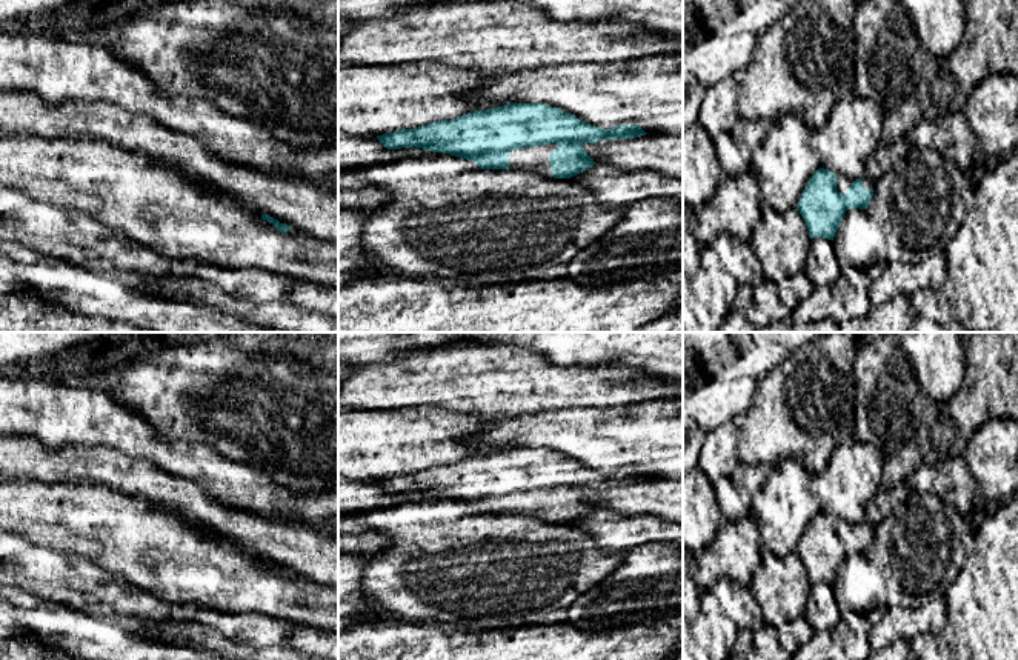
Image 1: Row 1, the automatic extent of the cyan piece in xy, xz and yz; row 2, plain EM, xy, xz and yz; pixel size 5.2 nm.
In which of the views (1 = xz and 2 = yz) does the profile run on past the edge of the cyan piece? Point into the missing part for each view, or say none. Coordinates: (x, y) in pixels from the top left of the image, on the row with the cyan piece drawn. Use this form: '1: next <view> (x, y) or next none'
1: next xz (535, 159)
2: next yz (843, 182)

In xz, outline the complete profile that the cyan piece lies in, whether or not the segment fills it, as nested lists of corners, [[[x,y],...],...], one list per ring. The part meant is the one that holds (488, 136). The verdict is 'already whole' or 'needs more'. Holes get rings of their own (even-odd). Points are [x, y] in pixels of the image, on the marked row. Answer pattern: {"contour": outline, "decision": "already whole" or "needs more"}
{"contour": [[[507,103],[377,138],[388,149],[417,146],[423,151],[474,160],[481,169],[571,178],[597,165],[586,154],[584,143],[646,134],[637,125],[597,128],[549,105]]], "decision": "needs more"}

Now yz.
{"contour": [[[824,168],[817,169],[797,205],[809,229],[809,237],[833,240],[847,209],[867,209],[873,186],[866,174],[852,178]]], "decision": "needs more"}

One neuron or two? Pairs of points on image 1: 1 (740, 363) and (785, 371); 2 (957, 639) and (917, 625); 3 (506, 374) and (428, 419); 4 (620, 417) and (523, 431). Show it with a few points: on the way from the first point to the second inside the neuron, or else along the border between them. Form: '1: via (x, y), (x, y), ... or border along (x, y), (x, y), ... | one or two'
1: border along (788, 356), (758, 380), (752, 400) | two
2: border along (946, 599), (946, 623), (909, 642) | two
3: border along (409, 406), (440, 406), (480, 417) | two
4: via (595, 431), (548, 431) | one

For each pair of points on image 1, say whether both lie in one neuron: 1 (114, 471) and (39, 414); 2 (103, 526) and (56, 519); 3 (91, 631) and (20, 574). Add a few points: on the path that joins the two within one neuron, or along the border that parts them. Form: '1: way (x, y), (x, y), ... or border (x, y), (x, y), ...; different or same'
1: border (40, 443), (49, 448), (108, 445), (113, 450); different
2: way (91, 520), (68, 519); same
3: border (19, 588), (43, 599), (60, 602), (77, 611); different

